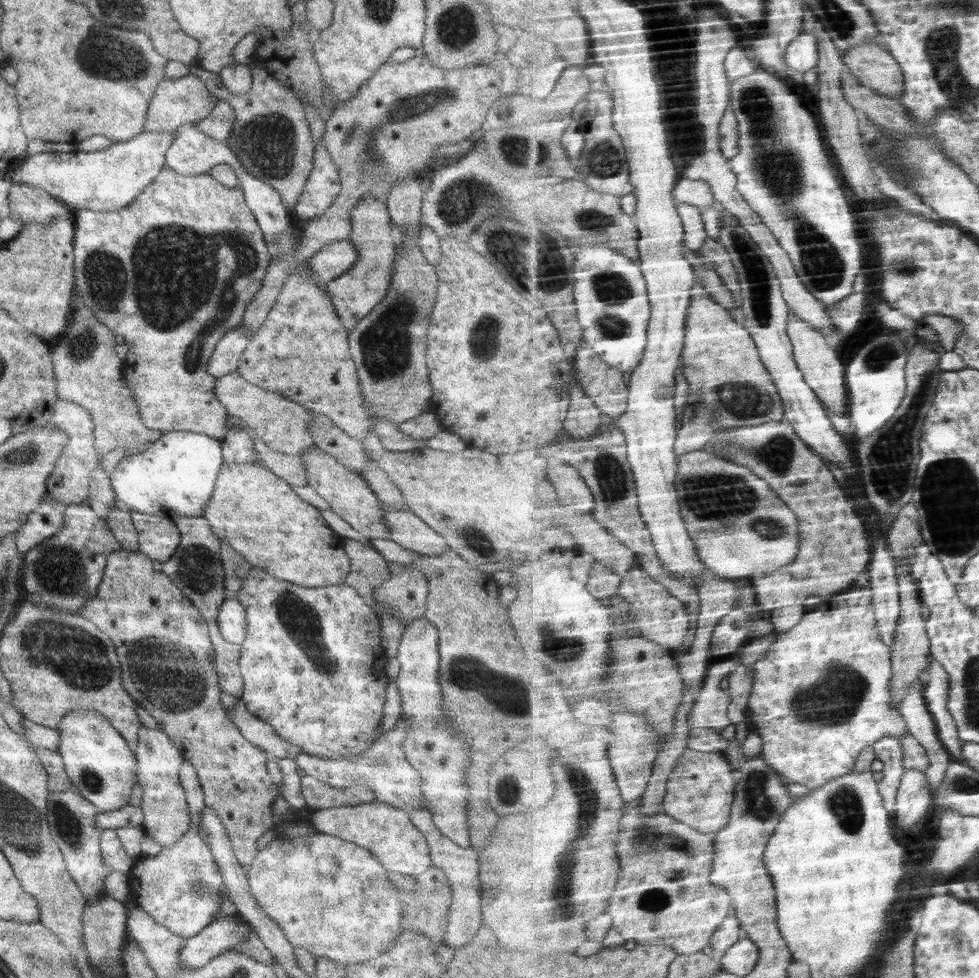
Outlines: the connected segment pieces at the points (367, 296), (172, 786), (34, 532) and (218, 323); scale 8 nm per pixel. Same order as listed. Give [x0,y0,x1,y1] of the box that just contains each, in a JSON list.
[[325,196,396,332],[135,726,192,848],[16,491,66,555],[72,166,272,440]]

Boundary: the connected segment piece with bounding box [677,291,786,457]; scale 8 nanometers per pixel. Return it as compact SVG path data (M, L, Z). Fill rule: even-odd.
M700 291L690 306L680 366L689 388L687 408L681 415L683 427L677 440L679 457L706 449L714 431L786 420L785 401L762 360L752 332L735 311Z

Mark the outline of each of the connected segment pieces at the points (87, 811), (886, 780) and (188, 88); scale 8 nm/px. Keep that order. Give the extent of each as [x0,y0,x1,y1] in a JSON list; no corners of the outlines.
[[47,788,112,903],[875,736,906,818],[144,73,218,131]]

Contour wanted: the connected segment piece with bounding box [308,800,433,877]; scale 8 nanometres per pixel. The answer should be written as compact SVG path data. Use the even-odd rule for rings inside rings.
M373 800L354 806L313 810L308 823L319 832L338 836L342 840L354 842L370 850L374 858L388 871L414 877L428 871L433 866L427 841L420 830L410 822L409 814L386 803Z

